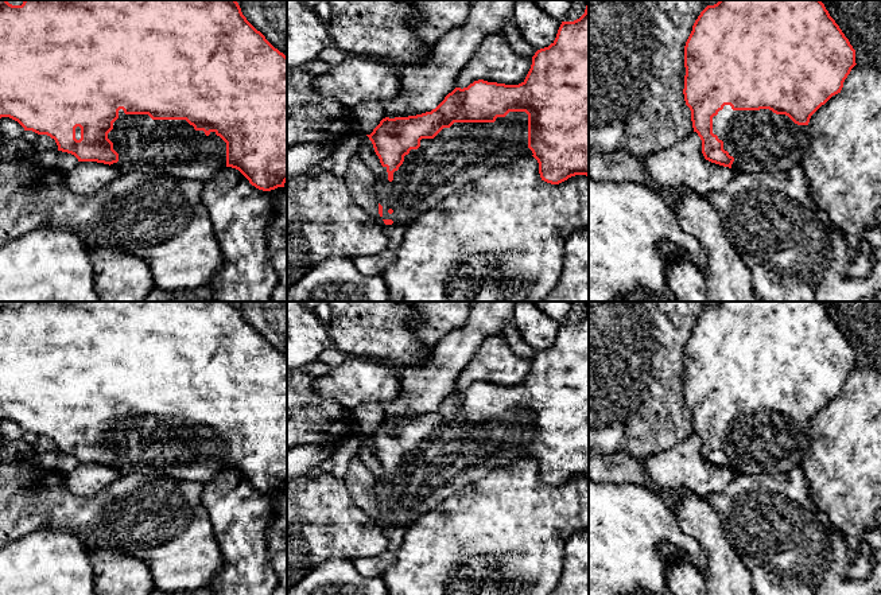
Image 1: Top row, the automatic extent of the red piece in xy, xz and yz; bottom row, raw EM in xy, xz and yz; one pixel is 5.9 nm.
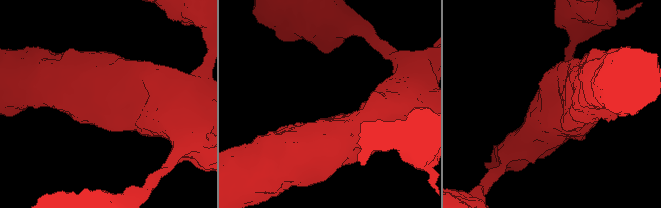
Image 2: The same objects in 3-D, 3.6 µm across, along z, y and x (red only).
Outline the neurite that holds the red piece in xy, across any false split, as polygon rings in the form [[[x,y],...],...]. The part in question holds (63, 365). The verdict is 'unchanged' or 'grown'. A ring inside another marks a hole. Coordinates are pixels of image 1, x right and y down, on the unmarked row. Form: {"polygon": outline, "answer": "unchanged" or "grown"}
{"polygon": [[[0,302],[0,420],[18,423],[24,432],[47,436],[55,442],[58,452],[74,456],[78,463],[97,463],[115,468],[120,474],[141,471],[145,475],[182,481],[206,482],[221,471],[238,471],[252,487],[263,493],[284,489],[287,483],[287,358],[275,350],[242,316],[236,302],[24,302],[12,307]]], "answer": "grown"}

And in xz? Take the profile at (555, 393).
{"polygon": [[[589,304],[585,315],[579,320],[574,323],[562,323],[555,342],[548,349],[540,350],[535,354],[531,370],[521,385],[505,386],[484,381],[474,382],[467,389],[455,389],[431,413],[408,419],[383,420],[373,433],[366,438],[372,443],[374,454],[383,467],[381,474],[376,477],[374,481],[373,498],[379,505],[379,516],[385,526],[411,526],[422,516],[438,508],[445,499],[453,497],[465,486],[476,483],[493,470],[505,467],[517,459],[533,458],[539,464],[542,482],[551,486],[559,486],[575,477],[589,478]]], "answer": "grown"}

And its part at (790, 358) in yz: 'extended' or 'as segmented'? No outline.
extended

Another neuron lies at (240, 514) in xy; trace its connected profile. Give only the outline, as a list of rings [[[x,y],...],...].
[[[232,468],[203,482],[202,503],[222,553],[222,568],[209,584],[213,595],[273,594],[279,578],[268,556],[265,530],[272,499],[283,491],[259,491]]]

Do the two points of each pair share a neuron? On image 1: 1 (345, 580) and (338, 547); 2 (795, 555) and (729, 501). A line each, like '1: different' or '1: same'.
1: different
2: same

